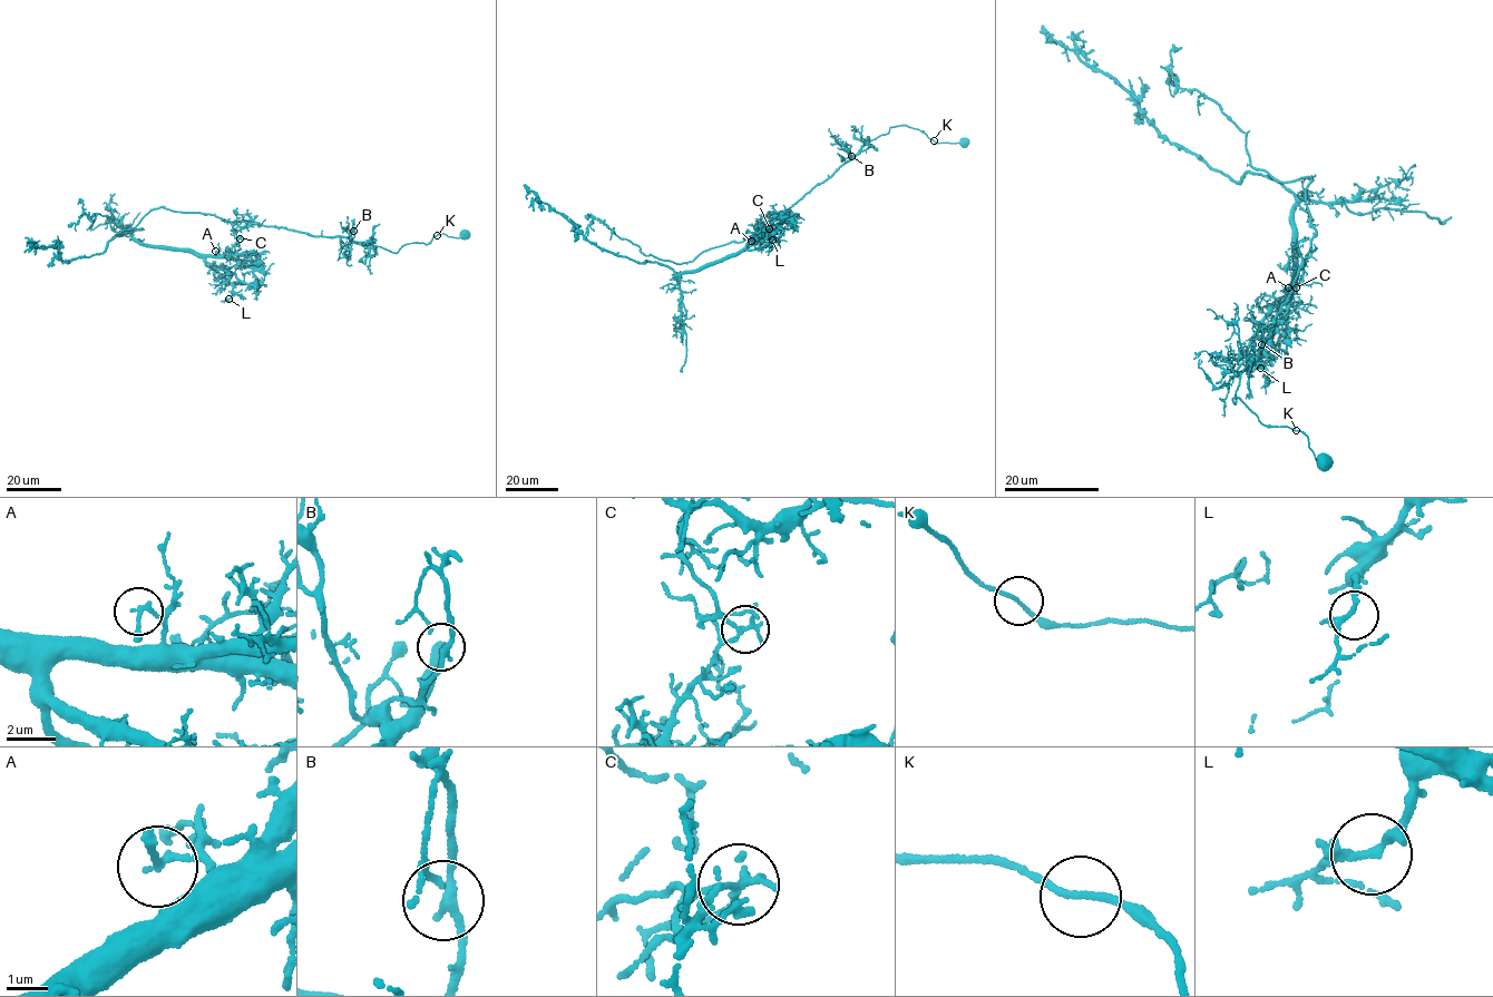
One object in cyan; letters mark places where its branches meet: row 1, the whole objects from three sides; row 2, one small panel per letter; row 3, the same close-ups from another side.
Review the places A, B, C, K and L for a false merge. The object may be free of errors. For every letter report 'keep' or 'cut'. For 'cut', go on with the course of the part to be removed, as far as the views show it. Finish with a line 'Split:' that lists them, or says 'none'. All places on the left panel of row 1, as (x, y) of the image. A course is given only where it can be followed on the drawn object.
A: keep
B: keep
C: cut; foreign part runs (240, 238), (233, 224), (250, 220), (394, 253), (439, 234), (456, 237), (469, 232)
K: keep
L: keep
Split: C

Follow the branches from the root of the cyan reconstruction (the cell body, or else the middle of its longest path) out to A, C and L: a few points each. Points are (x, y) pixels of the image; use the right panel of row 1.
A: (1323, 463), (1304, 432), (1262, 423), (1238, 397), (1232, 401), (1306, 261), (1285, 301), (1288, 287)
C: (1323, 463), (1304, 432), (1262, 423), (1238, 397), (1232, 401), (1239, 377), (1270, 333), (1304, 260), (1296, 287)
L: (1323, 463), (1304, 432), (1262, 423), (1232, 401), (1304, 260), (1284, 299), (1289, 292), (1282, 334), (1260, 368)

